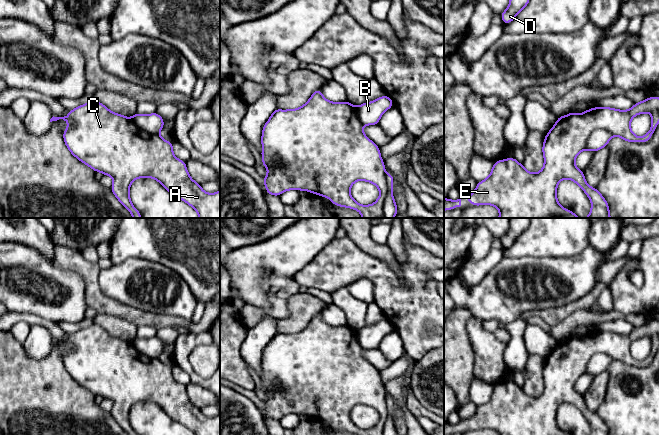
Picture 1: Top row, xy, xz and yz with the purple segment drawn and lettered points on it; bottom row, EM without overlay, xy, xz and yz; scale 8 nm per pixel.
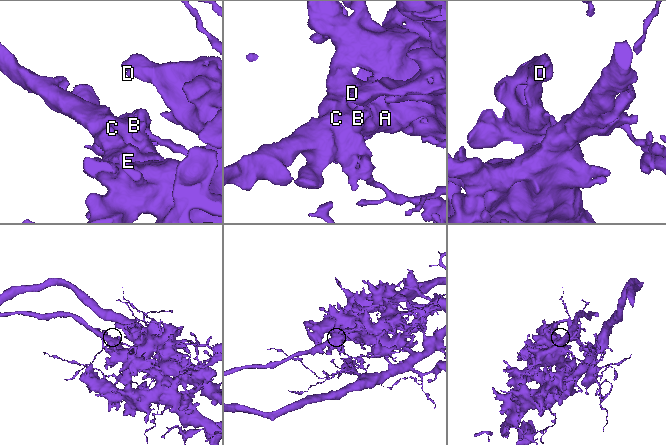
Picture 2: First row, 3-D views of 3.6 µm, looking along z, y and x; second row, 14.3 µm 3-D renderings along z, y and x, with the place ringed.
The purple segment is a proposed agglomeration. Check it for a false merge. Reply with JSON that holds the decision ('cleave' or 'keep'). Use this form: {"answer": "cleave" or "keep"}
{"answer": "cleave"}

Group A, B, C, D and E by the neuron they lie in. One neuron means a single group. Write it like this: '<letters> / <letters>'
A C D E / B

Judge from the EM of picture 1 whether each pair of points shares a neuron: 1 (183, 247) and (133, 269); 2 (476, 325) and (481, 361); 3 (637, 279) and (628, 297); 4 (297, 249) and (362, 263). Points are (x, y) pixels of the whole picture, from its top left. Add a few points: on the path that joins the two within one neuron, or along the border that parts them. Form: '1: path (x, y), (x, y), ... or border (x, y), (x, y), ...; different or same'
1: border (128, 258), (143, 258), (159, 262), (173, 270); different
2: path (477, 334), (481, 340), (481, 352); same
3: border (634, 270), (630, 274), (630, 280), (639, 287); different
4: border (335, 237), (301, 269); different

